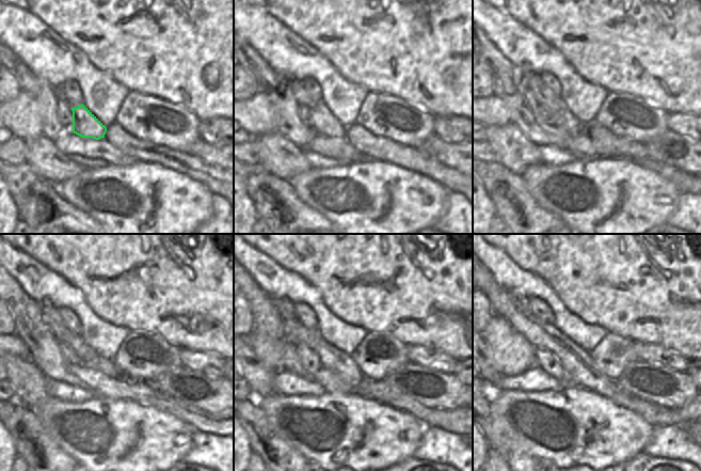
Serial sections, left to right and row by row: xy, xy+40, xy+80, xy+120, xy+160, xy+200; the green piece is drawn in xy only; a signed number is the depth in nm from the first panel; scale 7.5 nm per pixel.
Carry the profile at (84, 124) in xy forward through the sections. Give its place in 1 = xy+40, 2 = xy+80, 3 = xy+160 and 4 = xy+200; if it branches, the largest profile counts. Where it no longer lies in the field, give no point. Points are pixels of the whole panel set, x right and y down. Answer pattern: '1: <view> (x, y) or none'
1: xy+40 (324, 124)
2: xy+80 (564, 119)
3: xy+160 (284, 307)
4: xy+200 (522, 302)

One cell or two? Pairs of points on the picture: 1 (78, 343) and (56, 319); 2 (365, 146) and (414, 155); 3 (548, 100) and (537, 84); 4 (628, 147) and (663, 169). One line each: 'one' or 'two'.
1: one
2: one
3: one
4: two

